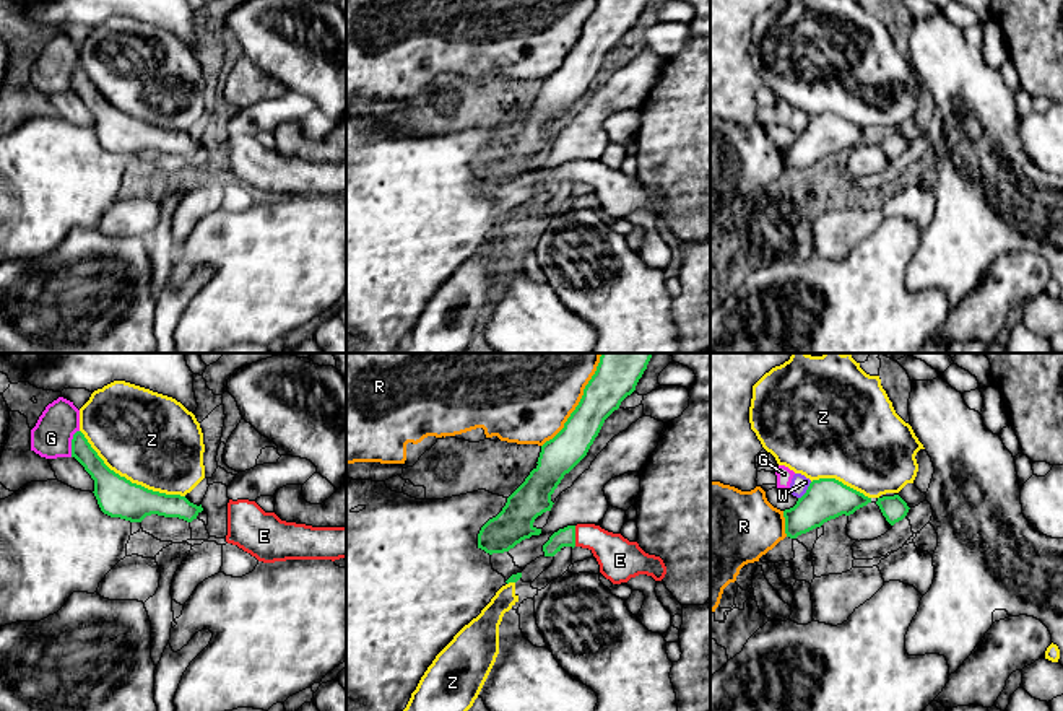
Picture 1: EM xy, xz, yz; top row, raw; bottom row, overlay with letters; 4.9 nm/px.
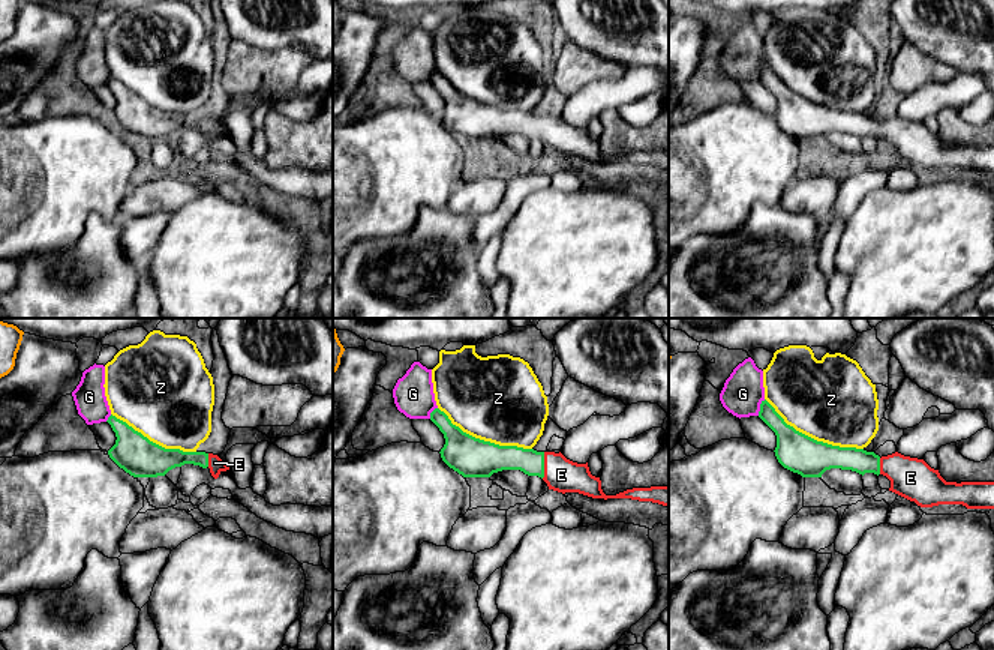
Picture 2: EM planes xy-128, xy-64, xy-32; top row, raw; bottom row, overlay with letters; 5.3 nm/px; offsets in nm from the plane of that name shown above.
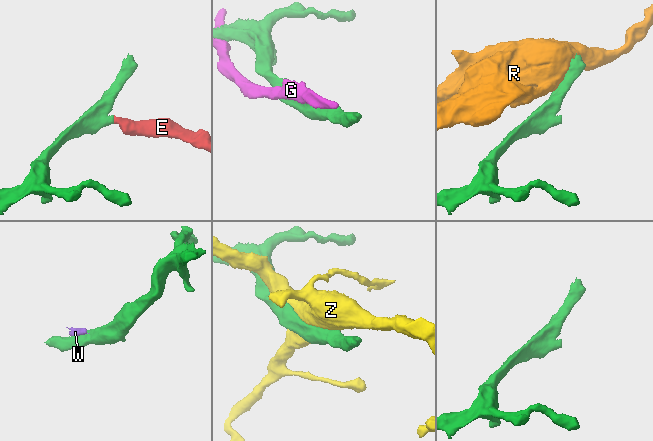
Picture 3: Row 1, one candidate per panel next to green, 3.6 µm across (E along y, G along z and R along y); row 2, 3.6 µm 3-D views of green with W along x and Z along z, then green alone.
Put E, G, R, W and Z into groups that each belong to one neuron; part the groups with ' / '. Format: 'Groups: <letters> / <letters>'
Groups: E / G W / R / Z

